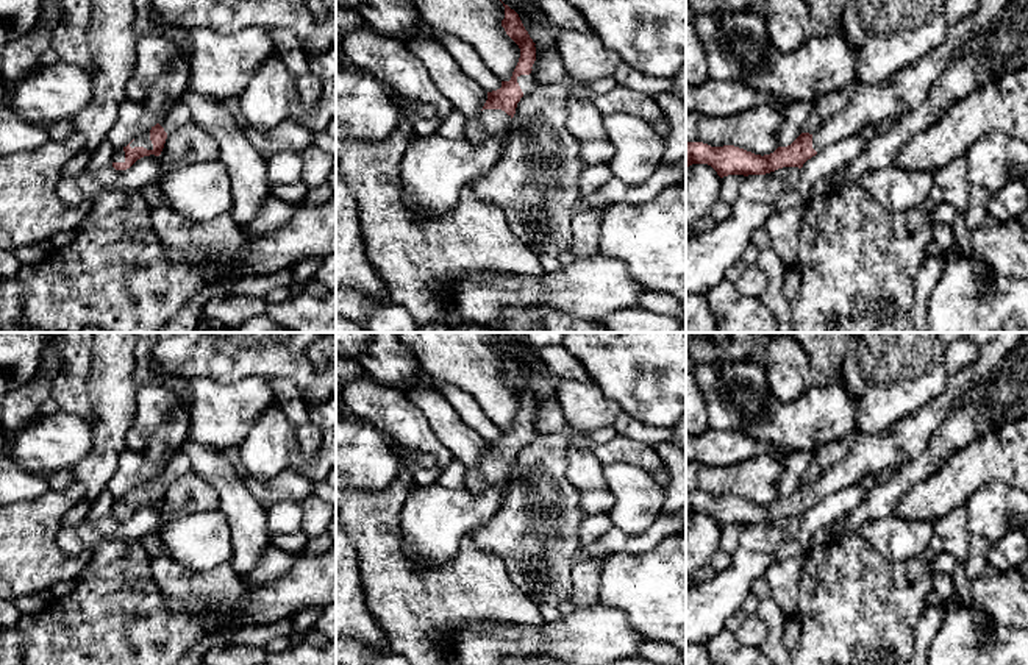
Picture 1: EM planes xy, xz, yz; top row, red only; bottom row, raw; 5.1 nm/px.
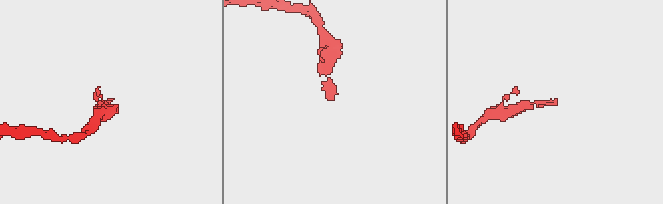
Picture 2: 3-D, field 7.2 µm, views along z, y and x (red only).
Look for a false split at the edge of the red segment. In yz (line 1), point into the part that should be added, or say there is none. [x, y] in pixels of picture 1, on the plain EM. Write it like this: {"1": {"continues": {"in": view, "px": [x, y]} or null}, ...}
{"1": {"continues": {"in": "yz", "px": [869, 453]}}}

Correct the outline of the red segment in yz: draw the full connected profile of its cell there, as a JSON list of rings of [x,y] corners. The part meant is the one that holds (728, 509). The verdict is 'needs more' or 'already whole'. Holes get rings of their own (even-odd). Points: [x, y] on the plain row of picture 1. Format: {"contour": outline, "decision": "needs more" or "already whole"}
{"contour": [[[997,332],[989,343],[980,347],[980,356],[973,364],[948,378],[941,395],[901,418],[891,432],[856,431],[848,453],[822,471],[812,484],[801,482],[791,495],[778,496],[764,506],[734,495],[711,496],[703,492],[686,492],[686,517],[708,514],[720,528],[766,525],[783,517],[801,518],[822,498],[851,487],[887,467],[905,464],[928,446],[955,401],[987,378],[1005,356],[1022,343],[1025,336],[1026,332]]], "decision": "needs more"}

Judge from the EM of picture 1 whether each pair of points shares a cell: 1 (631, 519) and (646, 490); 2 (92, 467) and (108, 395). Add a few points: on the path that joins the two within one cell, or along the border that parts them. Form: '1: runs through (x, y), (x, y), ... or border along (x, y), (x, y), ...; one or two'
1: runs through (633, 512), (639, 497); one
2: runs through (107, 451), (108, 414); one

